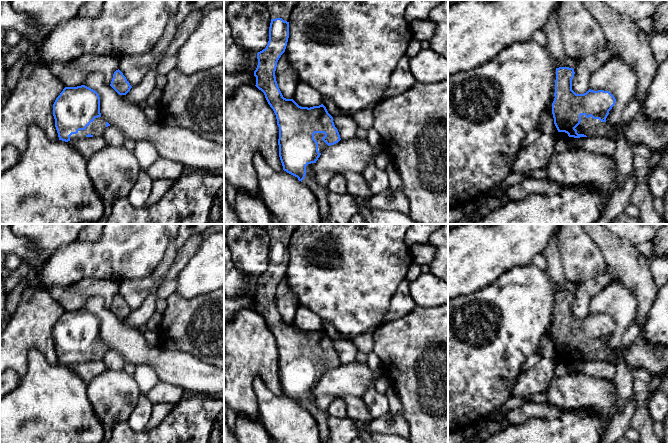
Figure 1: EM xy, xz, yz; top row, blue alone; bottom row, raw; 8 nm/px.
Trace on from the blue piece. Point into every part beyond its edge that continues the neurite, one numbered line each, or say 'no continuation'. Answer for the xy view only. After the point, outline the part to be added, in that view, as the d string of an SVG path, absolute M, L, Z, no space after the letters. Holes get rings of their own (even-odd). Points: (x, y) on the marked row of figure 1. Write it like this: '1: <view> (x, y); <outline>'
1: xy (96, 128); M98 117L85 130L79 130L77 134L72 134L70 140L86 138L88 134L91 134L93 137L101 137L106 128L106 121L102 117Z

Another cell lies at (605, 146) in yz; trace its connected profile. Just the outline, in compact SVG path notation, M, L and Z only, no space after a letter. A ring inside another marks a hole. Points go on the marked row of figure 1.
M580 137L577 139L575 149L581 149L593 154L613 156L616 142L608 137Z

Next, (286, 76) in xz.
M285 52L277 62L275 77L283 97L293 99L299 79L296 70L290 65Z

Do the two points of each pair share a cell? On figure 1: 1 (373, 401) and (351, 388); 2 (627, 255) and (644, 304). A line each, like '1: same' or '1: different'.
1: different
2: same

